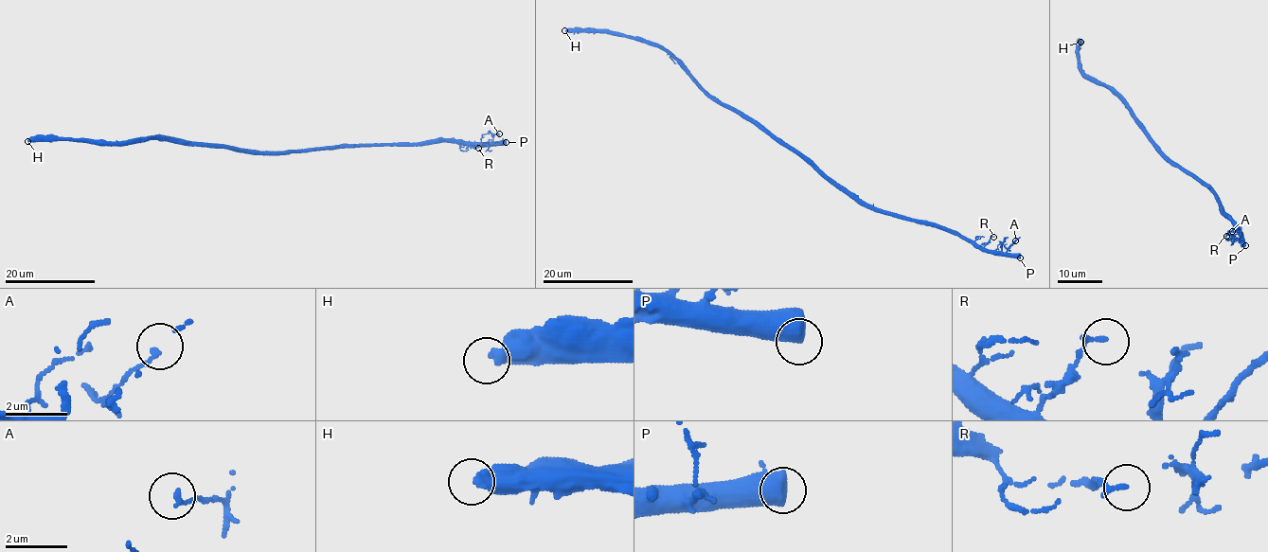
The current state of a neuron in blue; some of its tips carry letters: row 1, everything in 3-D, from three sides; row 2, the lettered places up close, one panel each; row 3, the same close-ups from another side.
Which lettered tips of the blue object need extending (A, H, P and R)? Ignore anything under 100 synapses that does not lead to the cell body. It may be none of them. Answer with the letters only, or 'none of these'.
H

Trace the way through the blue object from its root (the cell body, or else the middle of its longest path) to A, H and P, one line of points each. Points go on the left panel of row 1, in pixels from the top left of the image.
A: (264, 153), (447, 140), (491, 144), (492, 134), (499, 133)
H: (264, 153), (236, 151), (220, 146), (177, 144), (157, 138), (124, 145), (95, 140), (29, 138), (27, 141)
P: (264, 153), (447, 140), (464, 144), (506, 142)

